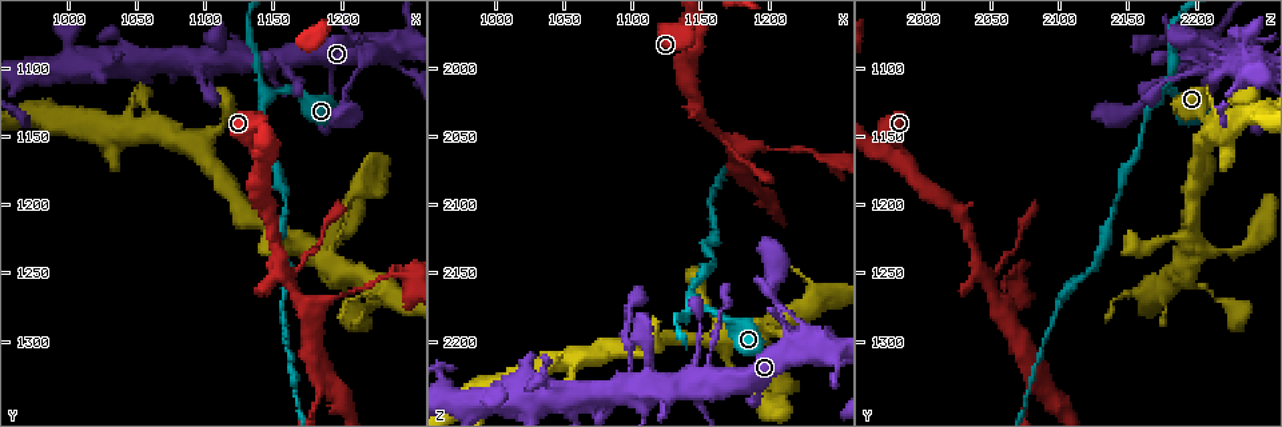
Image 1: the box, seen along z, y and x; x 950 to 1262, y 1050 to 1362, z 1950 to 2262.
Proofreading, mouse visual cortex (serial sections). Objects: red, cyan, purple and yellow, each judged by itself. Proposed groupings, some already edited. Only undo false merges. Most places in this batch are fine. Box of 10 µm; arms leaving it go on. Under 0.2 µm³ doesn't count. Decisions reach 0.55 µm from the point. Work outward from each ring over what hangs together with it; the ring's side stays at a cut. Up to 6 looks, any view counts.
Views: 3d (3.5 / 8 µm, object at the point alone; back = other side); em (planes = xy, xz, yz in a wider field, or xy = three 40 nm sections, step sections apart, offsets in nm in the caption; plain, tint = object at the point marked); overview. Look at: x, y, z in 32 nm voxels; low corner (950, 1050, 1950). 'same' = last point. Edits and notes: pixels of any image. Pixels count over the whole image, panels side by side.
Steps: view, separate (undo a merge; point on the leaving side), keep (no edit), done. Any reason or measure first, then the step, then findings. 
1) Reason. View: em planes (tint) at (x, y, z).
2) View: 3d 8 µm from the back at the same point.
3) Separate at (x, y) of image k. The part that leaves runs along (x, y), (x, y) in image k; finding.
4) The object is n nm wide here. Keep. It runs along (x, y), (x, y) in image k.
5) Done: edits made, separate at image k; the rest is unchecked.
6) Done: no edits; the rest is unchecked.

Arms run side by side. View: 3d 3.5 µm at (1130, 1088, 2240).

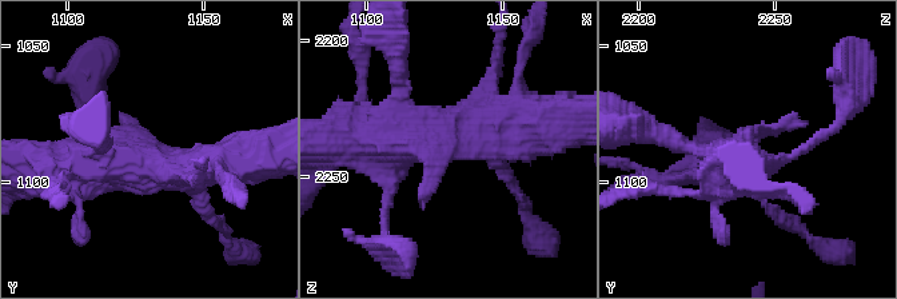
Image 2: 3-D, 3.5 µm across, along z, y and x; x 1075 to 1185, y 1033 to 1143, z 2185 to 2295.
Now the EM. View: em xy step 3 (tint) at (1130, 1087, 2240).

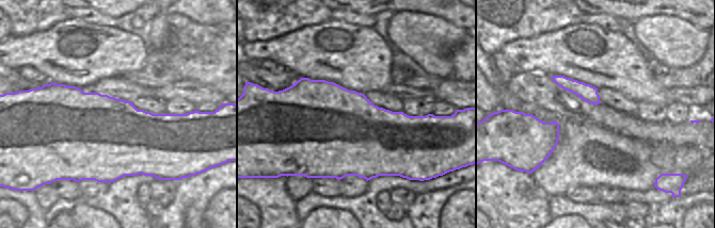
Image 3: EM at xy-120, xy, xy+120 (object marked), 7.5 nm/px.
Keep. It runs along (555, 78), (581, 88), (597, 100) in image 3; continuous, no second cell.

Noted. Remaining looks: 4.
Narrows sharply. View: 3d 8 µm from the back at (1242, 1082, 2208).

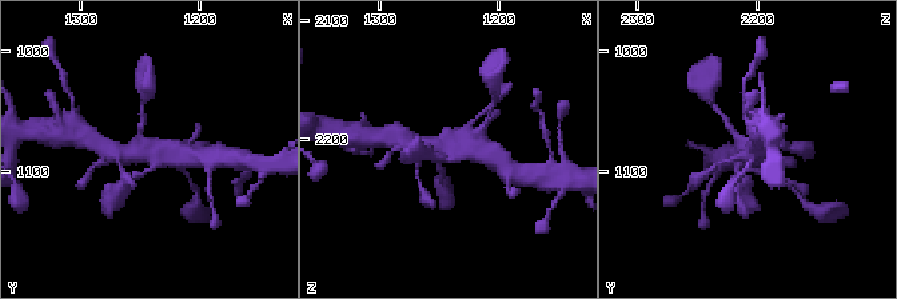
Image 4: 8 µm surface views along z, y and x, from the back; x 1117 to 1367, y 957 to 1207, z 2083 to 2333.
View: 3d 3.5 µm at the same point.

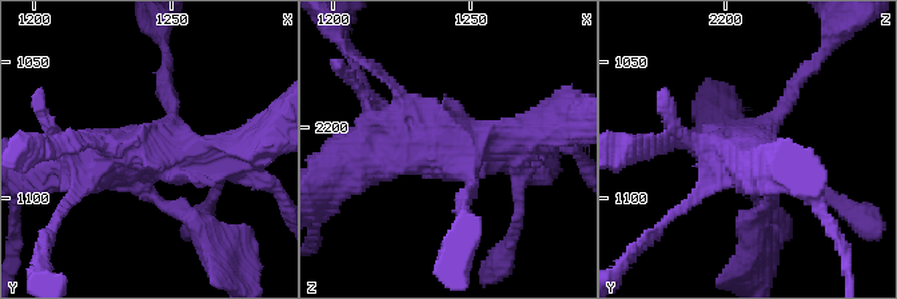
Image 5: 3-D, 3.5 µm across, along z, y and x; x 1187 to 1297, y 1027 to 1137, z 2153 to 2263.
Now the EM. View: em xy step 2 (tint) at (1241, 1082, 2206).

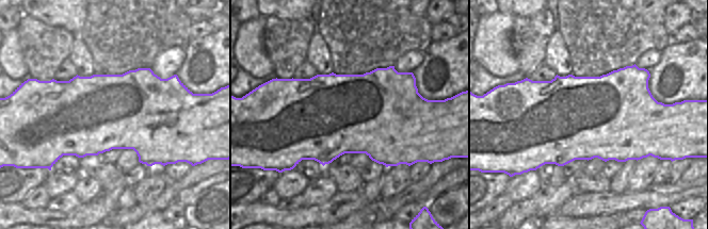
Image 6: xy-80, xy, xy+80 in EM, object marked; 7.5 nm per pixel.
The object is 650 nm wide here. Keep. It runs along (46, 166), (124, 154), (140, 183), (182, 211) in image 5; one cell here.

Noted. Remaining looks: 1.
Done: no edits; the rest is unchecked.

